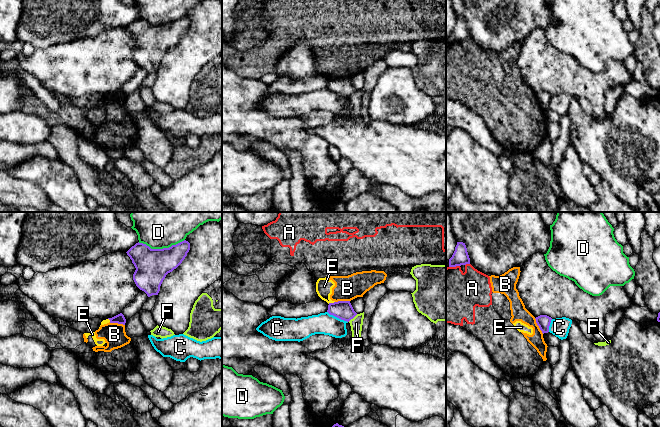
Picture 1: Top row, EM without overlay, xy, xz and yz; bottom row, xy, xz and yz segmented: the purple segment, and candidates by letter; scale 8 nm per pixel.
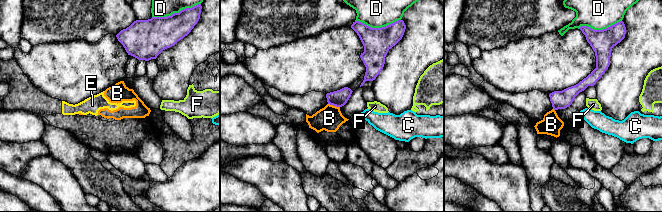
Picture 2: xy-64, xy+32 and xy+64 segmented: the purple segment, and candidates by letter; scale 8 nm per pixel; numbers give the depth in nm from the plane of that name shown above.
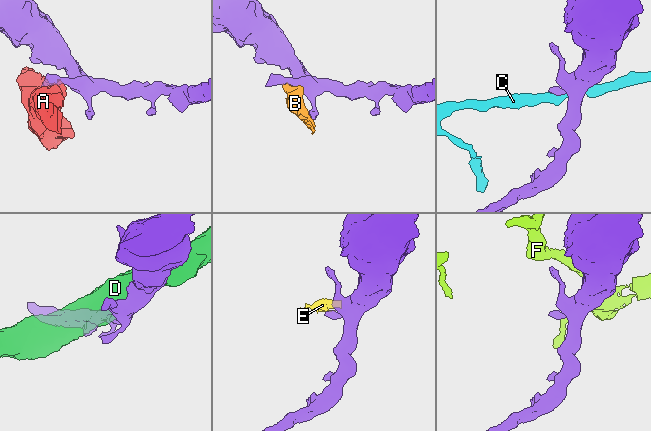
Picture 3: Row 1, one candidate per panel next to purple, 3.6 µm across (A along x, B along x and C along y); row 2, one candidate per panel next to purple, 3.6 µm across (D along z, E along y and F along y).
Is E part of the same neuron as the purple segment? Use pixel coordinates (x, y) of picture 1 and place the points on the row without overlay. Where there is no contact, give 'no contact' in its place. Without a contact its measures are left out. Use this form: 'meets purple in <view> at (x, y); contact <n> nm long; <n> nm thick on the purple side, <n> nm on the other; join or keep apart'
meets purple in xz at (331, 79); contact 60 nm long; 150 nm thick on the purple side, 130 nm on the other; keep apart

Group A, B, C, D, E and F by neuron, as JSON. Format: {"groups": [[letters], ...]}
{"groups": [["A", "B", "E"], ["C"], ["D"], ["F"]]}

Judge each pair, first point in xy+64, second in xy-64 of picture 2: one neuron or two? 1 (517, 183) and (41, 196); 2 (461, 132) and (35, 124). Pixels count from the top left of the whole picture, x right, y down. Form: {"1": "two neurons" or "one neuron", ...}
{"1": "two neurons", "2": "one neuron"}

